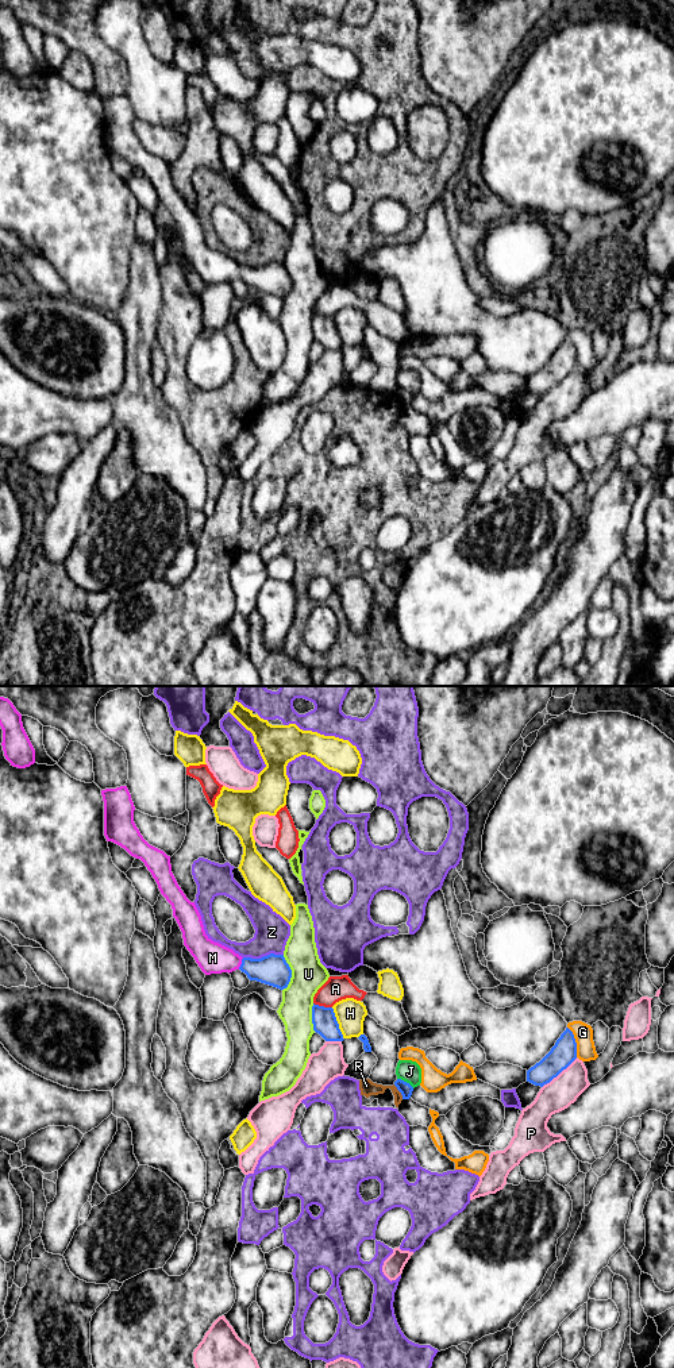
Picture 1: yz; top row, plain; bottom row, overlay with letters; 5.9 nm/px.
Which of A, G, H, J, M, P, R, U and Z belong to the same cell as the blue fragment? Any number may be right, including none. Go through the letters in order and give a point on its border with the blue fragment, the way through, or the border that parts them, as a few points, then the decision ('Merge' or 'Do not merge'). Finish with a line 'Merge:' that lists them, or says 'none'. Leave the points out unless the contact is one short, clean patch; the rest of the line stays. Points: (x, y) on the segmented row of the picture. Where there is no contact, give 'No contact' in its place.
A: Touches blue at yz (323, 1006). Do not merge
G: Touches blue at yz (574, 1041). Do not merge
H: Touches blue at yz (338, 1024). Do not merge
J: Touches blue at yz (405, 1082). Do not merge
M: Touches blue at yz (242, 963). Path across: yz (273, 970), (257, 970), (242, 963), (212, 958). Merge
P: Touches blue at yz (559, 1072). Do not merge
R: Touches blue at yz (399, 1090). Boundary: yz (393, 1085), (403, 1098). Do not merge
U: Touches blue at yz (291, 972). Do not merge
Z: Touches blue at yz (264, 956). Do not merge
Merge: M

